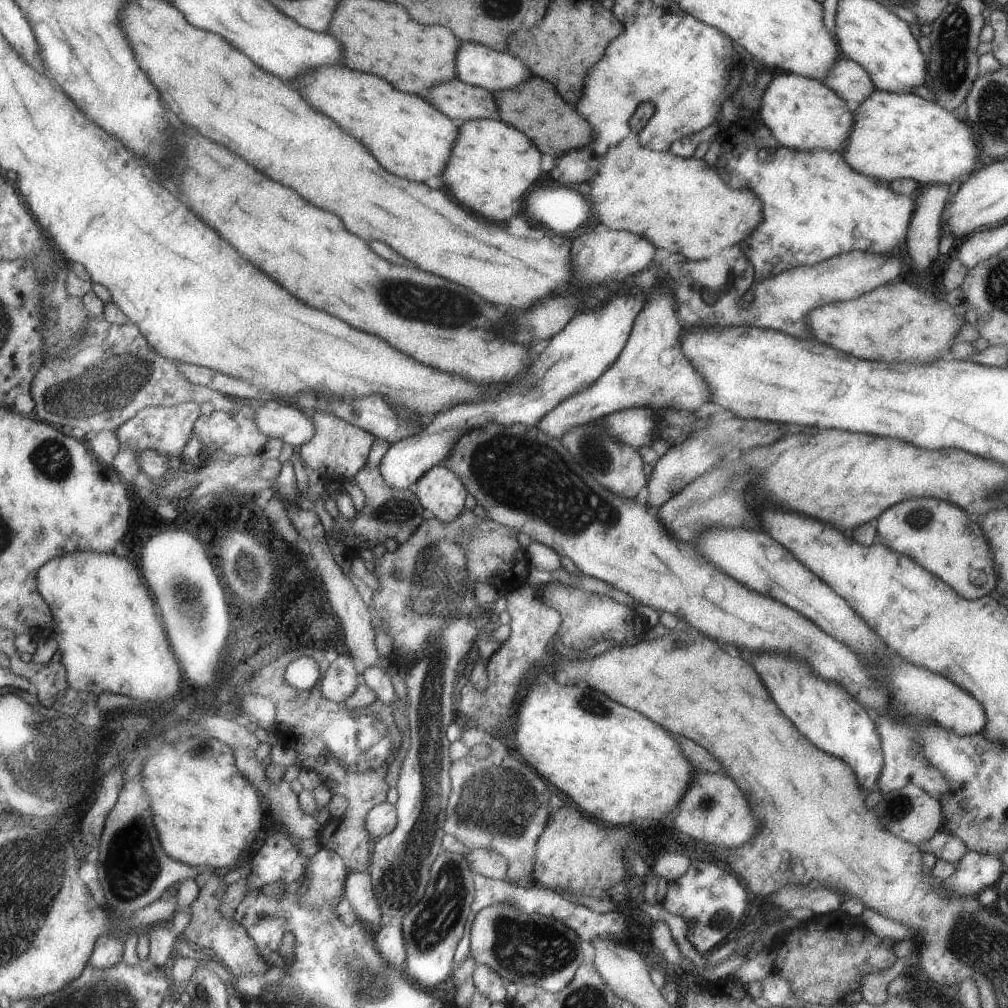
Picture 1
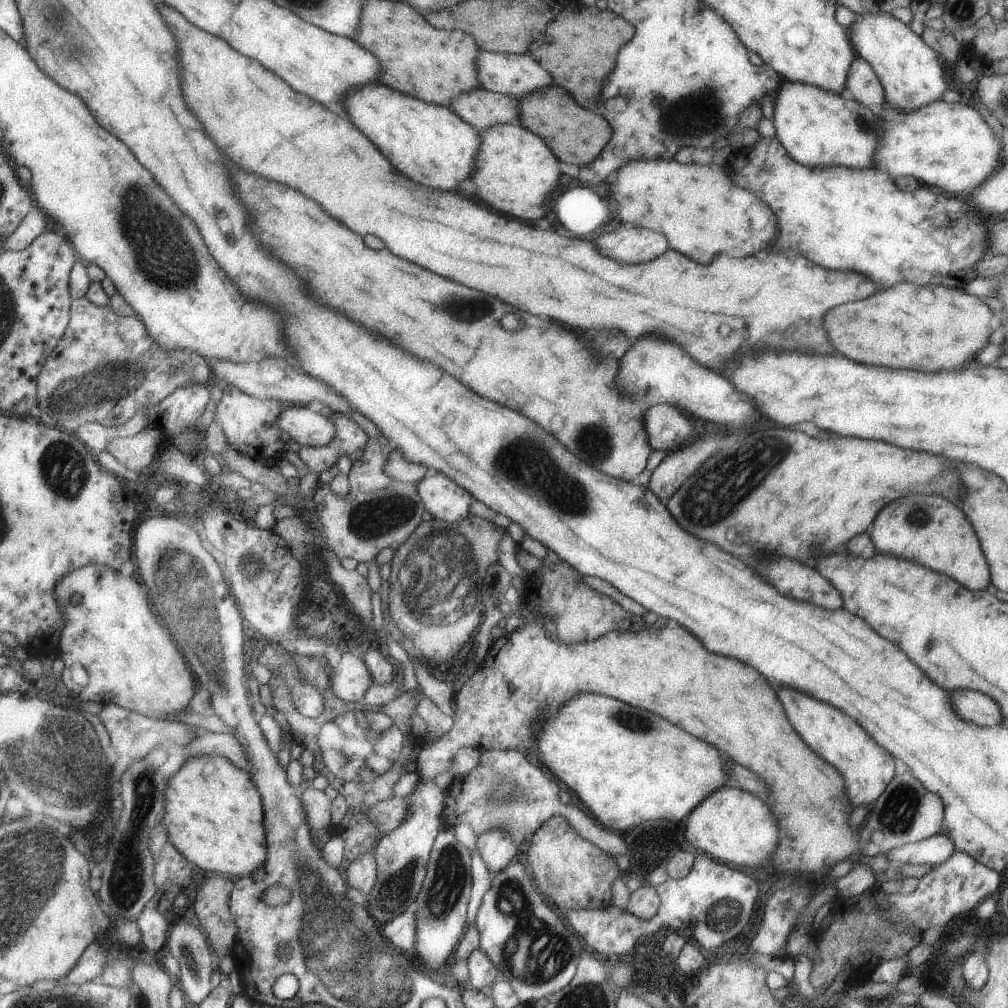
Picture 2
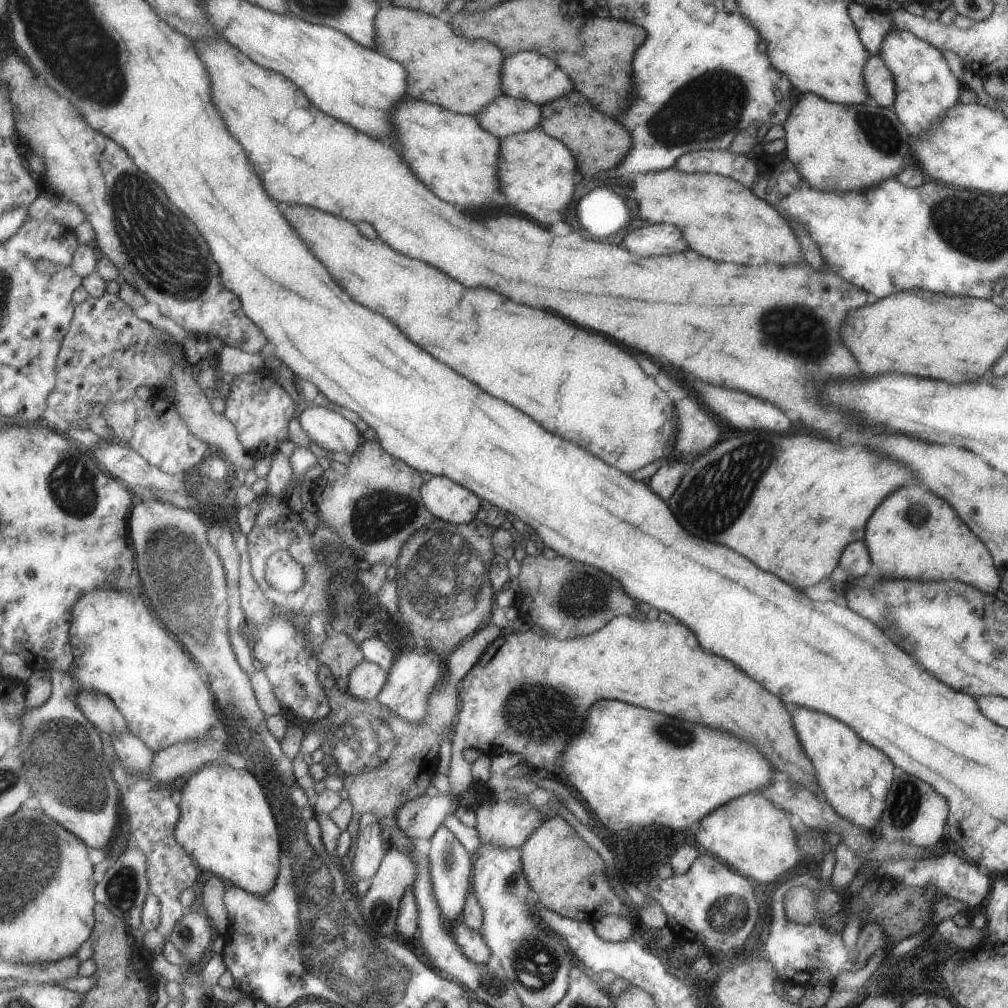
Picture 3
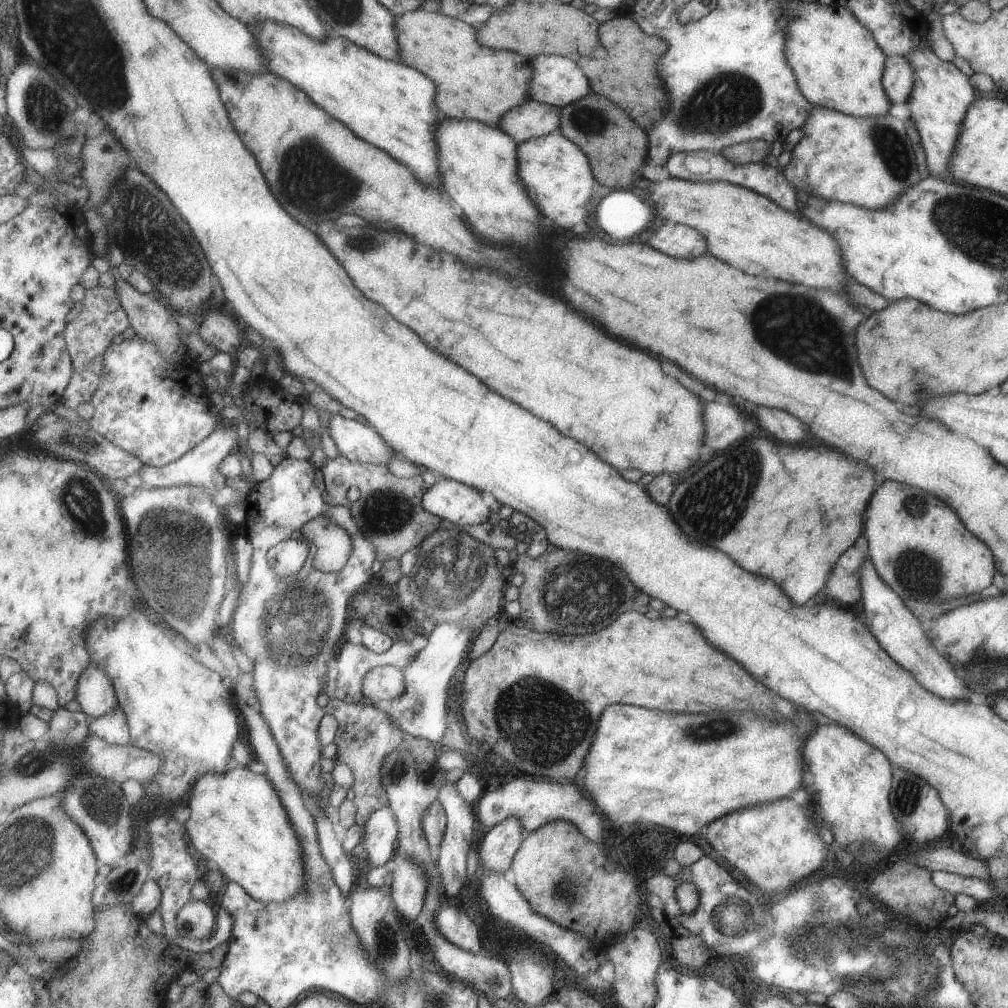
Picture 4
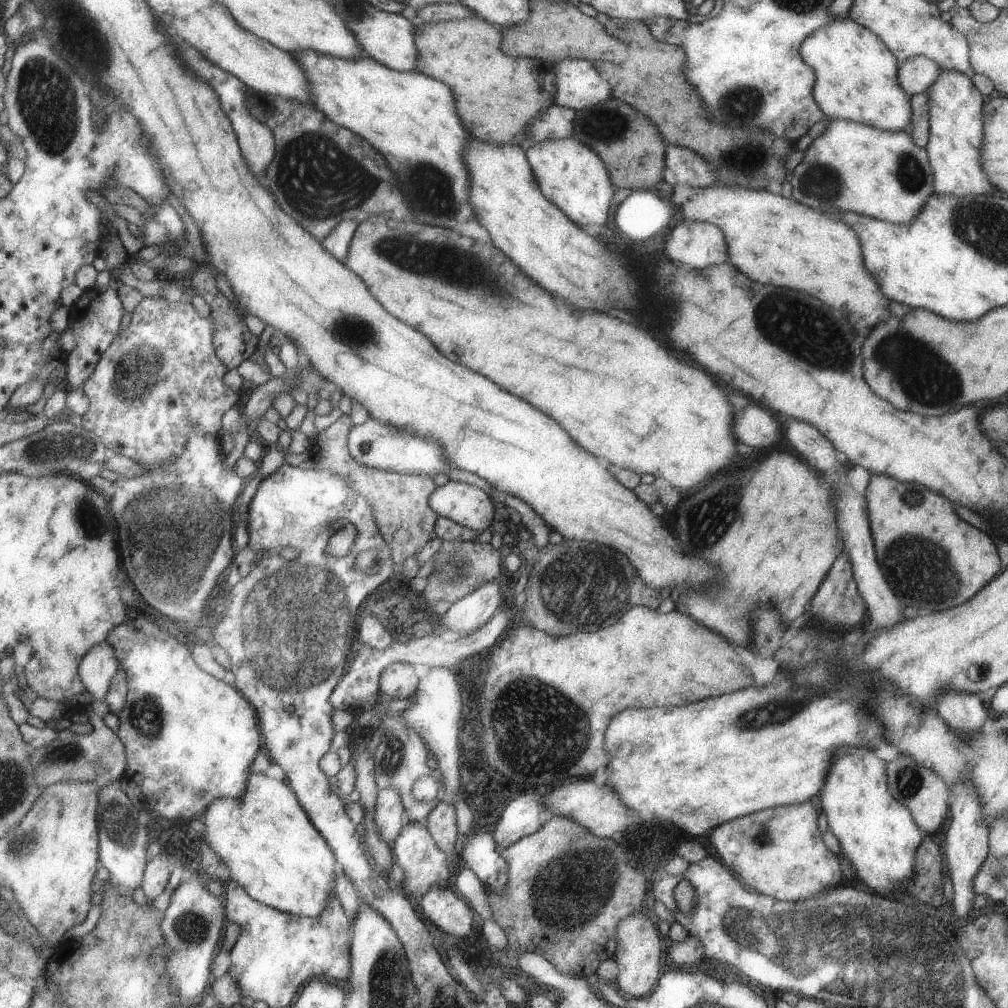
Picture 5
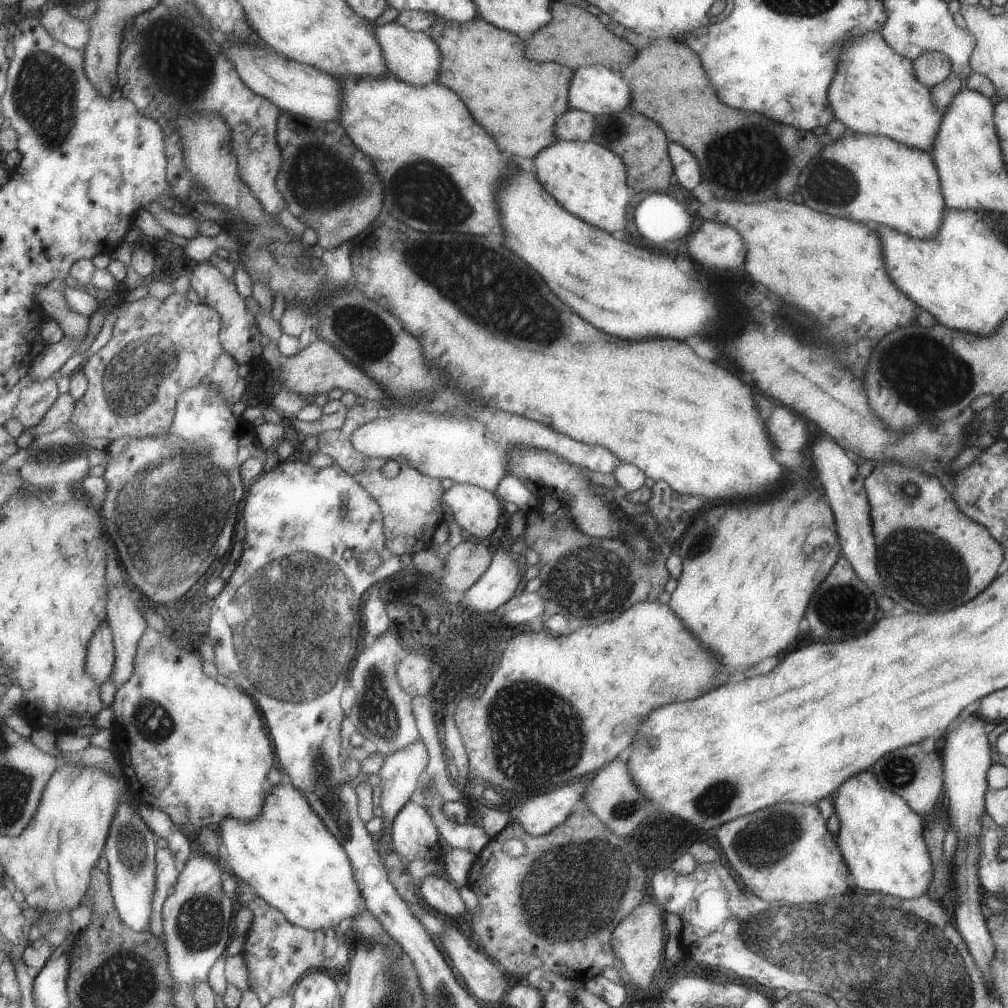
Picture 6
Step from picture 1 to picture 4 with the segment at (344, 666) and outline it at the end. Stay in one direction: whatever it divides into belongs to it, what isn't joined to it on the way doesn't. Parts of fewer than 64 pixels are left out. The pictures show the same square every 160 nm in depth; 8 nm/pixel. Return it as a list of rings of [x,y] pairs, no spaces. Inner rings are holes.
[[[381,665],[366,672],[362,684],[363,694],[374,704],[393,700],[405,690],[404,672],[394,665]]]

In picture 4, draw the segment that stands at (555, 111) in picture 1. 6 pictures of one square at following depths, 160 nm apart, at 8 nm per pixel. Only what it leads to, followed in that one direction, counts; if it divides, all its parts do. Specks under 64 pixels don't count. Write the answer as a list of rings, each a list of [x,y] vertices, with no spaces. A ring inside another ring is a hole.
[[[587,93],[579,101],[562,110],[559,131],[571,139],[589,159],[594,179],[606,191],[625,189],[636,178],[645,164],[648,140],[640,129],[617,105],[601,95]]]

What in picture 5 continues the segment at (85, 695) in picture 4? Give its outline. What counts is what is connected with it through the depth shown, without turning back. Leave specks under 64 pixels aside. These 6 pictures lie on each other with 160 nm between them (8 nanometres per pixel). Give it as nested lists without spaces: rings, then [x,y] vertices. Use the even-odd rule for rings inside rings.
[[[107,642],[95,645],[86,654],[80,666],[80,678],[95,702],[106,700],[120,667],[115,649]]]

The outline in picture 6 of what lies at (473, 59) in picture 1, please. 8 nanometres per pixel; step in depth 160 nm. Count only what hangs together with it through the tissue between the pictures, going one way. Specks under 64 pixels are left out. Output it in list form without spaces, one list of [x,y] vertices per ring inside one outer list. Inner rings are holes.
[[[583,65],[570,84],[570,108],[594,115],[618,113],[630,106],[630,86],[610,66]]]

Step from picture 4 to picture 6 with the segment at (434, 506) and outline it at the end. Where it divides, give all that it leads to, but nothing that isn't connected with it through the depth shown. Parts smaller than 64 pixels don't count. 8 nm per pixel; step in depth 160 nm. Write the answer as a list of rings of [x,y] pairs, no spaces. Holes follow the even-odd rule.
[[[454,483],[443,493],[442,502],[448,517],[477,540],[489,538],[507,518],[498,495],[469,483]]]

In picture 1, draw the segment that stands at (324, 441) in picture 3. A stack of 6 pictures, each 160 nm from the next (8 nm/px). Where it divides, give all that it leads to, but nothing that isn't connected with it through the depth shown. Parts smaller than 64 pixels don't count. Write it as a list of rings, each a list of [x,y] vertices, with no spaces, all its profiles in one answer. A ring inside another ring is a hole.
[[[259,402],[256,410],[257,426],[271,439],[303,446],[316,433],[313,418],[307,418],[297,404],[284,402]]]

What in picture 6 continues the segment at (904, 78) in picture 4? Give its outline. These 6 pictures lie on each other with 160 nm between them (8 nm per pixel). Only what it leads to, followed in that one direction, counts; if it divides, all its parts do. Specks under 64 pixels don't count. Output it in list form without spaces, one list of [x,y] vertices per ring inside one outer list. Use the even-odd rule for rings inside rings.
[[[922,52],[912,60],[912,75],[928,89],[938,85],[949,73],[949,60],[940,52]]]

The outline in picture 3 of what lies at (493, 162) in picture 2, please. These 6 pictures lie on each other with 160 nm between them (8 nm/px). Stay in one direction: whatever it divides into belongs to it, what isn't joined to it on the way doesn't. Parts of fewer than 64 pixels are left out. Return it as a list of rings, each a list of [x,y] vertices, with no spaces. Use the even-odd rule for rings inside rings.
[[[543,127],[505,137],[500,148],[498,177],[500,189],[510,206],[550,228],[565,218],[575,196],[575,174],[578,162],[571,149],[559,139],[548,135]]]

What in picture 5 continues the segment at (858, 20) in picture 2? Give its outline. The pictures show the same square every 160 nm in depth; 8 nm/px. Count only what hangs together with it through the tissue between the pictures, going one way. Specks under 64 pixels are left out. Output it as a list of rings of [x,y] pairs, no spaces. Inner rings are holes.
[[[939,69],[935,80],[927,87],[926,102],[928,103],[928,144],[926,149],[933,177],[934,192],[940,195],[952,194],[957,198],[997,193],[979,166],[983,97],[973,86],[971,79],[956,70]]]

